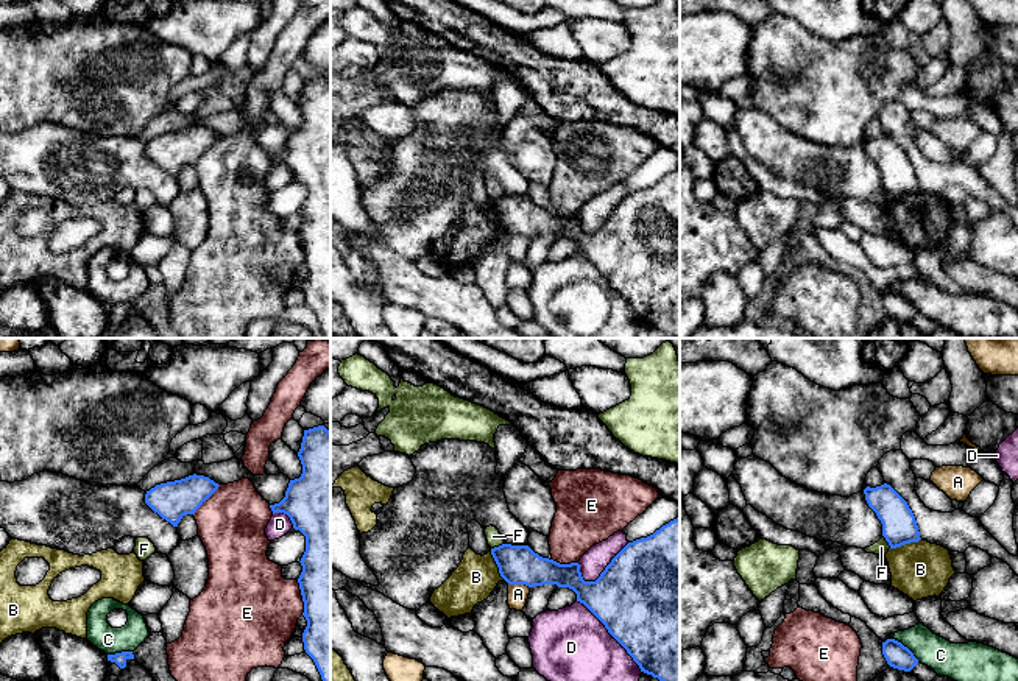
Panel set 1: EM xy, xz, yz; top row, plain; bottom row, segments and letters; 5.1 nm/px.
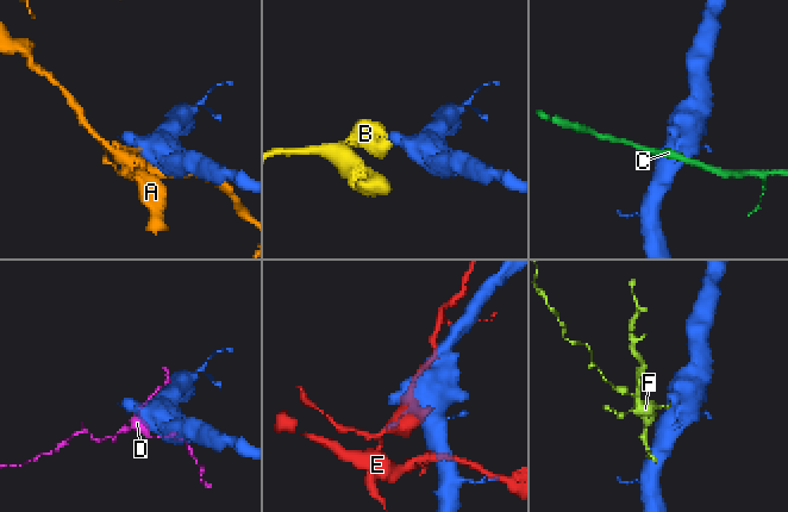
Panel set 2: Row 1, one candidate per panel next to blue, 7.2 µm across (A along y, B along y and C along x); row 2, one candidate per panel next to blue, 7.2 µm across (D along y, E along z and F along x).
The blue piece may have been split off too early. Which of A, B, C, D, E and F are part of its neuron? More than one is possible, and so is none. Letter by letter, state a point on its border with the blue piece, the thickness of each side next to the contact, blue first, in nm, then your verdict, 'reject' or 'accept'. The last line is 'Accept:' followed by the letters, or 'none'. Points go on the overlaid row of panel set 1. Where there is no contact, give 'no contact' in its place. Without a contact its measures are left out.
A: xz (519, 583) | 200/110 nm | reject
B: xz (498, 566) | 200/220 nm | reject
C: yz (906, 647) | 130/180 nm | reject
D: xz (611, 635) | 500/380 nm | reject
E: xy (303, 597) | 320/440 nm | reject
F: xz (499, 546) | 200/80 nm | reject
Accept: none

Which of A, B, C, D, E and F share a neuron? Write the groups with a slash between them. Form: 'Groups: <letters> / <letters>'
Groups: A / B / C / D / E / F

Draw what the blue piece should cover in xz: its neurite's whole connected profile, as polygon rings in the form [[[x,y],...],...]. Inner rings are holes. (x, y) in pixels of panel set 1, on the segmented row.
[[[680,517],[647,538],[628,542],[596,581],[585,581],[578,563],[560,564],[528,545],[491,549],[500,577],[508,584],[569,587],[627,650],[641,672],[659,681],[680,681]]]

